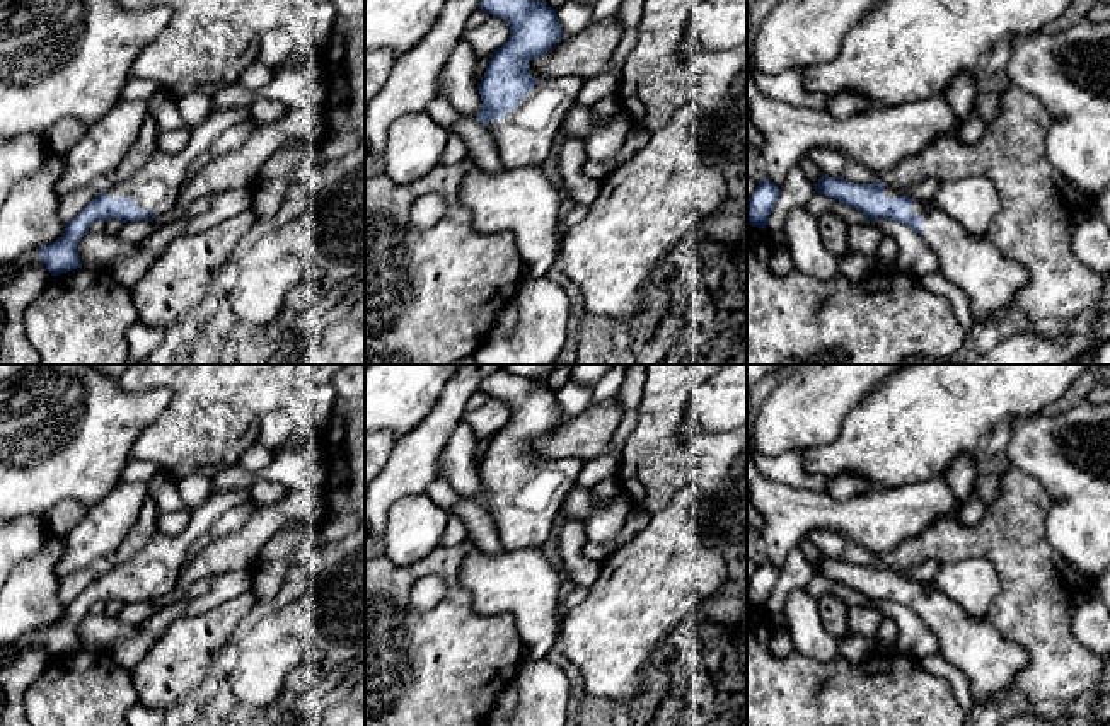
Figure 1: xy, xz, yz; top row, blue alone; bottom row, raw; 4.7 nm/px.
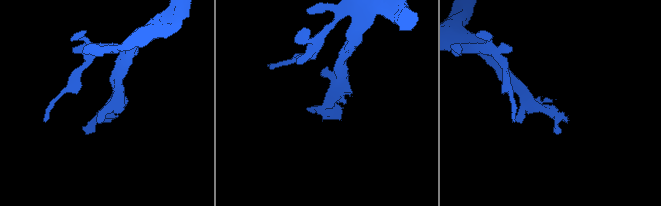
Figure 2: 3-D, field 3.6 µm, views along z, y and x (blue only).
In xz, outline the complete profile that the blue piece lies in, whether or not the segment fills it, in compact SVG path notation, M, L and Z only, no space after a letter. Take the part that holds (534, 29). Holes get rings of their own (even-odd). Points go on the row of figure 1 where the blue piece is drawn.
M481 0L479 9L506 20L510 36L491 55L489 66L479 84L483 107L476 119L493 136L506 170L539 165L549 155L556 136L564 131L564 118L576 106L583 78L568 75L537 82L527 72L529 61L551 51L563 36L556 10L546 0Z

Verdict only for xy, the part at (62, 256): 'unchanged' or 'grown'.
grown

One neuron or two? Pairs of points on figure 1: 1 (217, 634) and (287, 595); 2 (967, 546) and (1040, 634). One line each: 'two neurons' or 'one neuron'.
1: two neurons
2: one neuron

